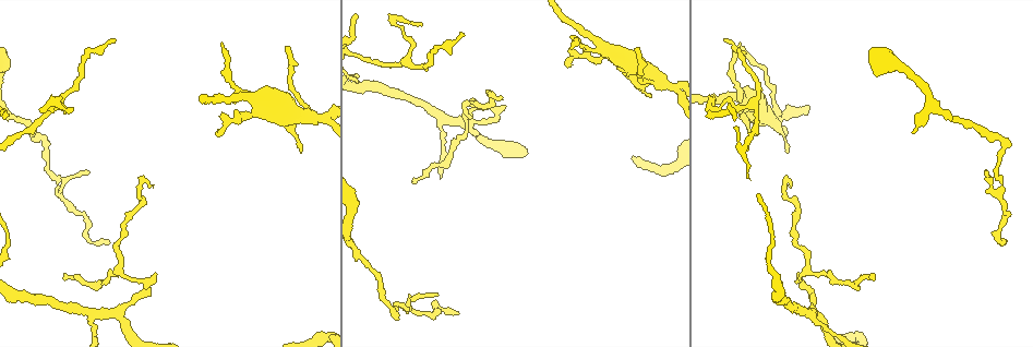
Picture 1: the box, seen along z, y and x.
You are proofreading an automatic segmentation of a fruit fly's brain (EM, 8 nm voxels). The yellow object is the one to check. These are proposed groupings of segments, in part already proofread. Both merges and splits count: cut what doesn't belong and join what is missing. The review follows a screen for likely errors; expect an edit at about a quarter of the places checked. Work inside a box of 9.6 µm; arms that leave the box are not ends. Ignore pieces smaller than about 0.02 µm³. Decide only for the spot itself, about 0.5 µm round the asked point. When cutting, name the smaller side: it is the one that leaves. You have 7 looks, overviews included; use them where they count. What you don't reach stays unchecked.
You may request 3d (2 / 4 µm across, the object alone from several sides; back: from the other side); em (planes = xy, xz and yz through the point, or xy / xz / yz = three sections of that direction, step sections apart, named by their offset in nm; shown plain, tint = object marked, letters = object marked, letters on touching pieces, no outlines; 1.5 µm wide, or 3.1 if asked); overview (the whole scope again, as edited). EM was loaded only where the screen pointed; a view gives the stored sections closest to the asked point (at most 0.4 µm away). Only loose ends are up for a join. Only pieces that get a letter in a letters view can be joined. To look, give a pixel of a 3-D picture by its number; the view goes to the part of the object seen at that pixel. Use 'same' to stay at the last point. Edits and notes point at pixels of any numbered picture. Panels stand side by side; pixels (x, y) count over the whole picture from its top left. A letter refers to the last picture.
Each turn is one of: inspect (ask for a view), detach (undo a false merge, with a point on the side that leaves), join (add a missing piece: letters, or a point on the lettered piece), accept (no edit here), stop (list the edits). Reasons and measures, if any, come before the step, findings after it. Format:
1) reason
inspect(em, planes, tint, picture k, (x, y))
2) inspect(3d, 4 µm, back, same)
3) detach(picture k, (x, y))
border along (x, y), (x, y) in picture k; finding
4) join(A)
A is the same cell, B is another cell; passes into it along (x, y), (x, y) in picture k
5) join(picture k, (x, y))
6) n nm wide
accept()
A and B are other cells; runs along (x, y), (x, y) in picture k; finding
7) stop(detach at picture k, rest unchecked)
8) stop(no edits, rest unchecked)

branch stops here
inspect(3d, 4 µm, picture 1, (569, 47))

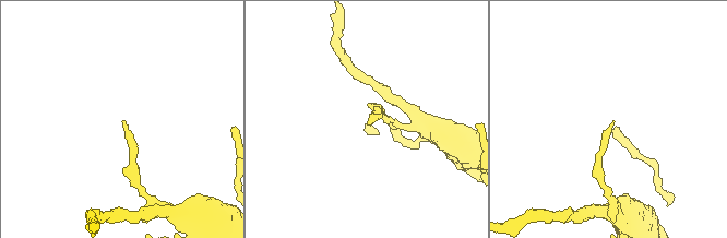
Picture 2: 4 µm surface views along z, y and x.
inspect(em, planes, letters, picture 2, (369, 124))

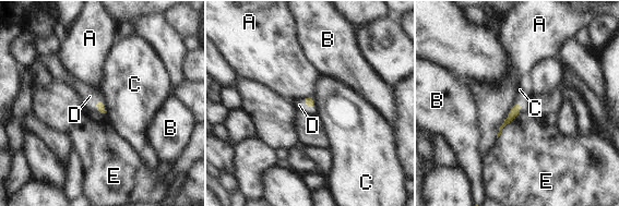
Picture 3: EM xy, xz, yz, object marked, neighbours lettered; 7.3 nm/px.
join(D)
D is the same cell, A, B, C and E are other cells; passes into it along (99, 105), (103, 106), (90, 96) in picture 3; the cell continues

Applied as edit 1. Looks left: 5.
inspect(overview)

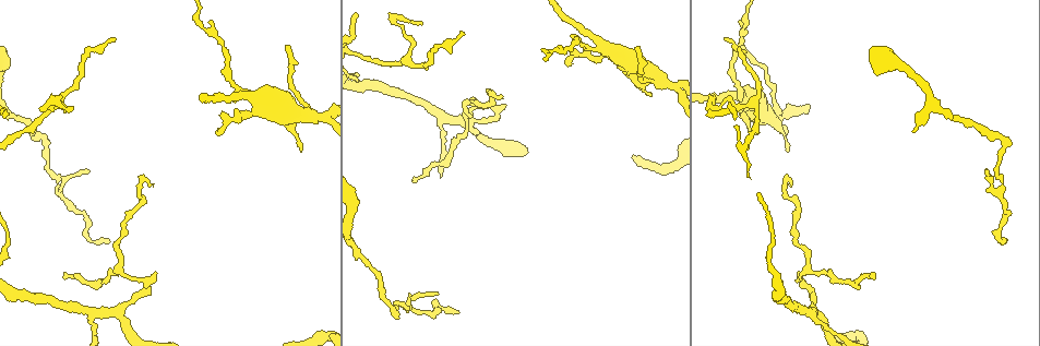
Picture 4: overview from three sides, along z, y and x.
an open end
inspect(3d, 4 µm, picture 4, (115, 42))

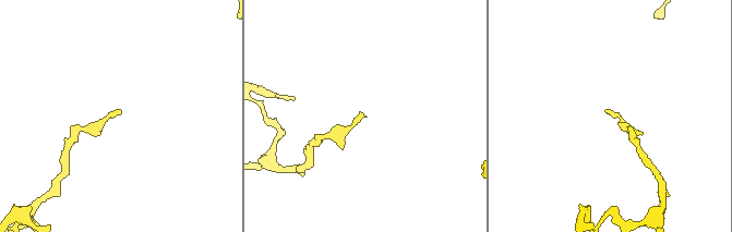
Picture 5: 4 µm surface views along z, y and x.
shape alone is not enough
inspect(em, yz, step 4, tint, picture 5, (364, 117))

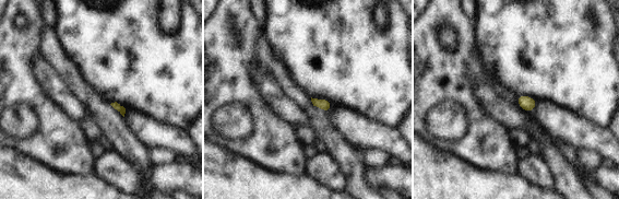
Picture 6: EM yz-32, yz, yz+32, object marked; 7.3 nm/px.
another direction
inspect(em, planes, letters, same)

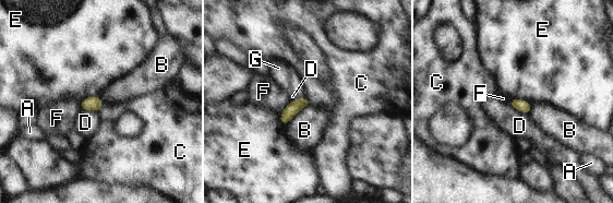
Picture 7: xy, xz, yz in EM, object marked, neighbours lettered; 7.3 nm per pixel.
accept()
A, B, C, D, E, F and G are other cells; border along (310, 105), (302, 108), (286, 126) in picture 7; no lettered piece goes on from it

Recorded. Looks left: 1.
stop(join at picture 3, rest unchecked)

